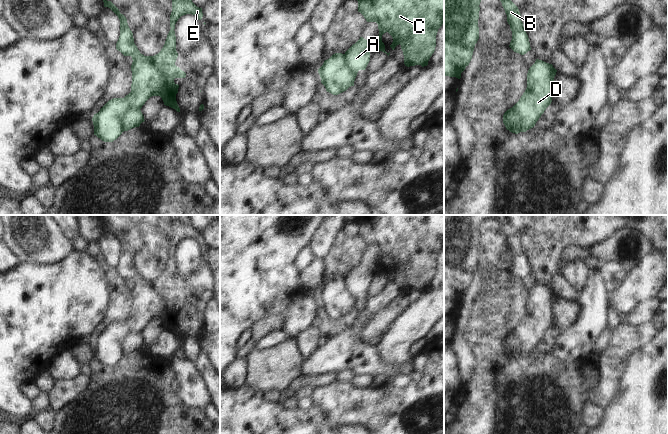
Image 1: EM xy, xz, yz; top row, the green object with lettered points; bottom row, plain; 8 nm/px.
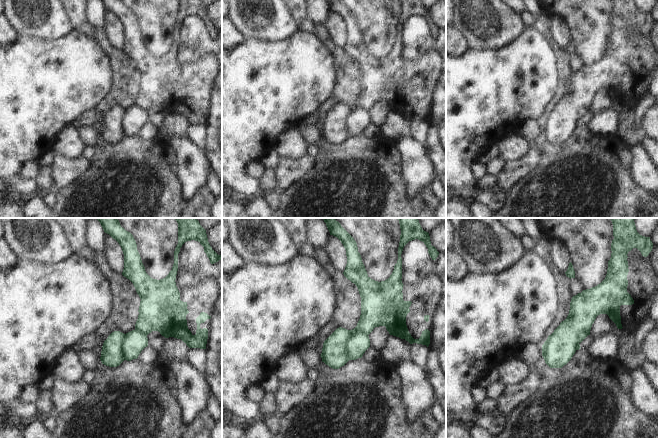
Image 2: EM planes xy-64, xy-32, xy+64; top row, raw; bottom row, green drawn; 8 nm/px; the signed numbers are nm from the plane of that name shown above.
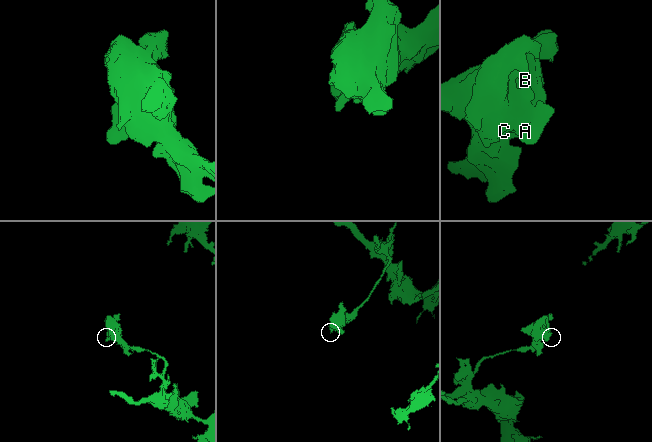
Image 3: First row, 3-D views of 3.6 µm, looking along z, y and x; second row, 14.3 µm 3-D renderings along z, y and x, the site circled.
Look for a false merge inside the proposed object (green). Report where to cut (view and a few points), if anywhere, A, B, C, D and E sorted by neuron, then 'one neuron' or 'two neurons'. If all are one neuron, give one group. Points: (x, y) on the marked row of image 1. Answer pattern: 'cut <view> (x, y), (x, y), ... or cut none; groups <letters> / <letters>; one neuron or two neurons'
cut xy (139, 108), (129, 107), (122, 114), (122, 131); groups A / B C D E; two neurons

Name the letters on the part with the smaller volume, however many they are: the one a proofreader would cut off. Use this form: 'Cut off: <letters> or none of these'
Cut off: A

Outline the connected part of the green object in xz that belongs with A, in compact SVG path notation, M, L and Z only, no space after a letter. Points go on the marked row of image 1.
M360 37L344 54L347 69L352 72L365 70L370 61L370 52L370 42Z

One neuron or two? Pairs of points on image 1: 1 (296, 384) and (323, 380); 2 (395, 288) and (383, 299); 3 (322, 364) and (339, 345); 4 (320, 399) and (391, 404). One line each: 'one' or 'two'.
1: one
2: one
3: one
4: one

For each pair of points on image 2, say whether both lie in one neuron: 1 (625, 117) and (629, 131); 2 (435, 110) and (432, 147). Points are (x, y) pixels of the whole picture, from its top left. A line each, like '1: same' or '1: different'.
1: same
2: same

